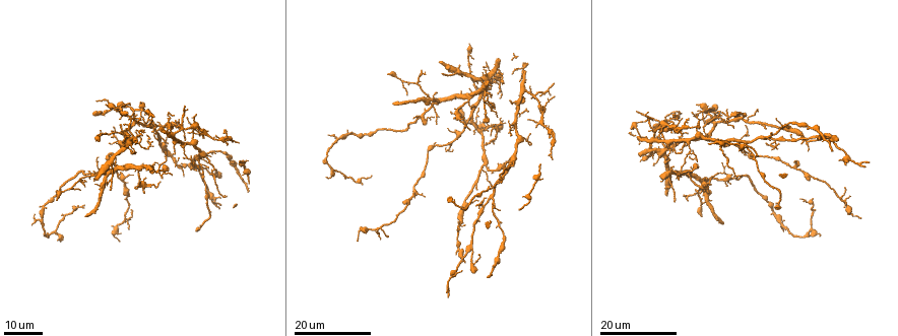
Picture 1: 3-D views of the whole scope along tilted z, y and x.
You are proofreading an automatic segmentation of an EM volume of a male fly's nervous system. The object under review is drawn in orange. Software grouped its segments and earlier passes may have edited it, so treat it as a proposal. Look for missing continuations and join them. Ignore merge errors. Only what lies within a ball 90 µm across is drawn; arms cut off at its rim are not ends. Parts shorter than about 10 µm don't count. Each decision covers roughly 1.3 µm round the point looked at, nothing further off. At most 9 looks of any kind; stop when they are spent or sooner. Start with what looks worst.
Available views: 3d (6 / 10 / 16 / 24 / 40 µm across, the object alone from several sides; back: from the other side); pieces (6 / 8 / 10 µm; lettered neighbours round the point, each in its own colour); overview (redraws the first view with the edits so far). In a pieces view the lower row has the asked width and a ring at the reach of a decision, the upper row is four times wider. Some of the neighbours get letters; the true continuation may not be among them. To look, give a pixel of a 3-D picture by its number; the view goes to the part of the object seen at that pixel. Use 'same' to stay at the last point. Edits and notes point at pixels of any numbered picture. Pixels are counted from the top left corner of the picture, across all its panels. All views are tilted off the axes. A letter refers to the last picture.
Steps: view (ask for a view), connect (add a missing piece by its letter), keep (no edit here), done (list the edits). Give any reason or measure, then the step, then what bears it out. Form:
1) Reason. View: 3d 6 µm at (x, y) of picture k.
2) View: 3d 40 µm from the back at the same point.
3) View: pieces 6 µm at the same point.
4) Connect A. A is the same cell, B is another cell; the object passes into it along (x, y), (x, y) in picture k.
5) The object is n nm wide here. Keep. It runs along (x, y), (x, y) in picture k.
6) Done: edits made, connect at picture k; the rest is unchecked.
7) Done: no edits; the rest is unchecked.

An open end. View: 3d 16 µm at (143, 130) of picture 1.

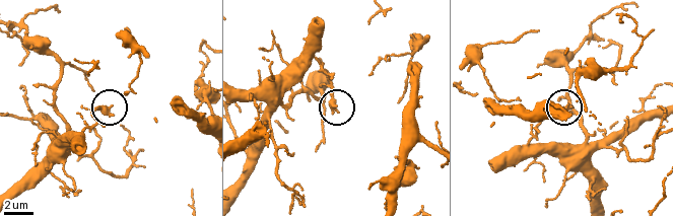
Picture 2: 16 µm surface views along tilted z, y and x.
See the neighbours. View: pieces 8 µm at (109, 105) of picture 2.

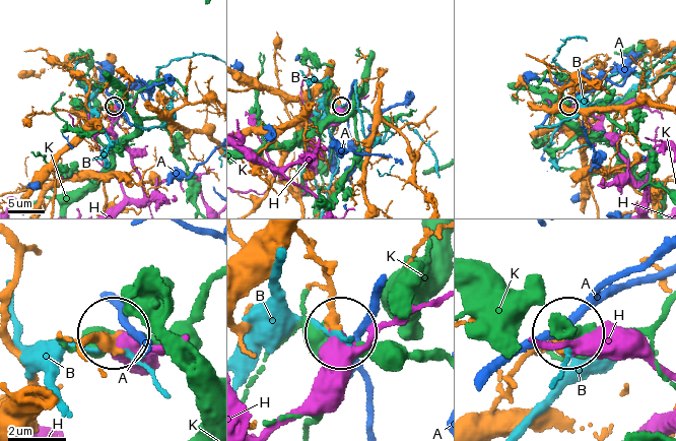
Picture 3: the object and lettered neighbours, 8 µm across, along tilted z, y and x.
The object is 250 nm wide here. Keep. A, B, H and K are other cells; none of them fits.

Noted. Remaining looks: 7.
An open end. View: 3d 24 µm at (476, 187) of picture 1.

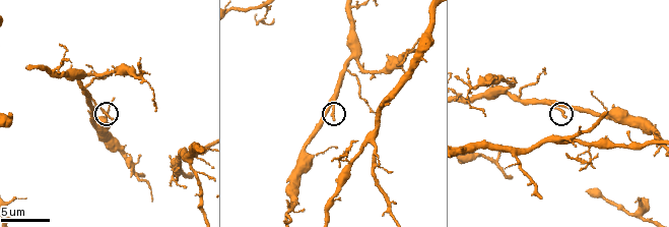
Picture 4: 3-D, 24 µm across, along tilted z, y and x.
View: pieces 10 µm at (565, 116) of picture 4.

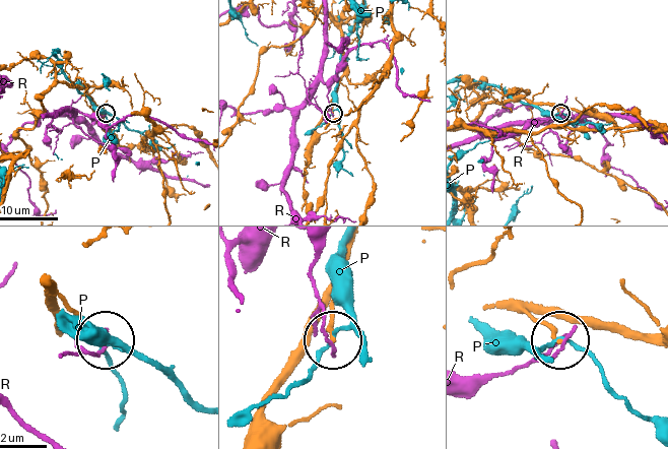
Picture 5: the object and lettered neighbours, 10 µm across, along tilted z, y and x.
Keep. P and R are other cells; none of them fits.

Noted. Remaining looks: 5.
Free end. View: 3d 16 µm at (164, 165) of picture 1.

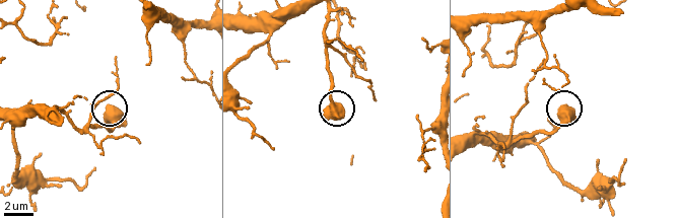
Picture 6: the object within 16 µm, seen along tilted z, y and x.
View: pieces 10 µm at (565, 106) of picture 6.

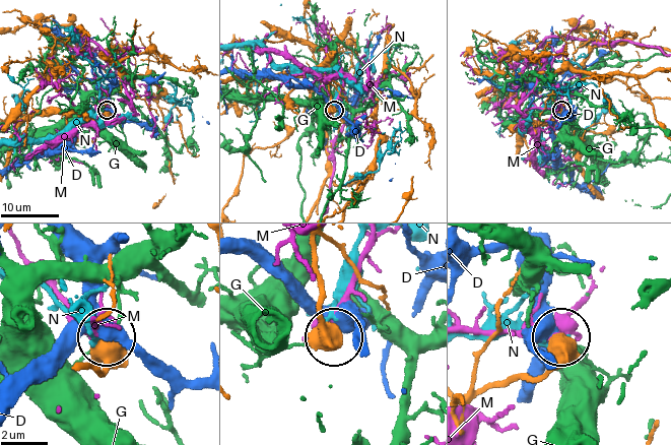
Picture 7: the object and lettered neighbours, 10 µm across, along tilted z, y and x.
The object is 560 nm wide here. Keep. D, G, M and N are other cells; none of them fits.

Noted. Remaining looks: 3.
An open end. View: 3d 16 µm at (675, 116) of picture 1.

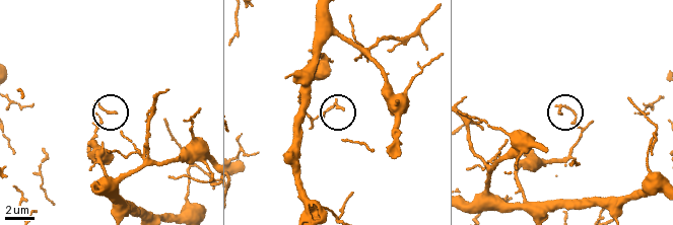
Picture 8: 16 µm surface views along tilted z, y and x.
View: pieces 10 µm at (342, 109) of picture 8.

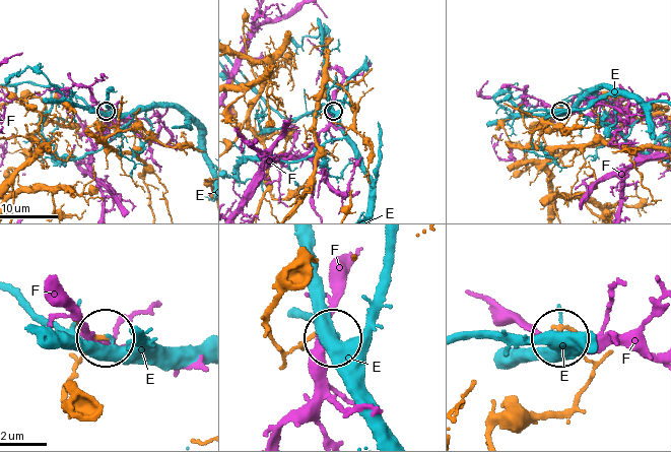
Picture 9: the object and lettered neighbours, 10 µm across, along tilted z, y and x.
Keep. E and F are other cells; none of them fits.

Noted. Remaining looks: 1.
Done: no edits; the rest is unchecked.

